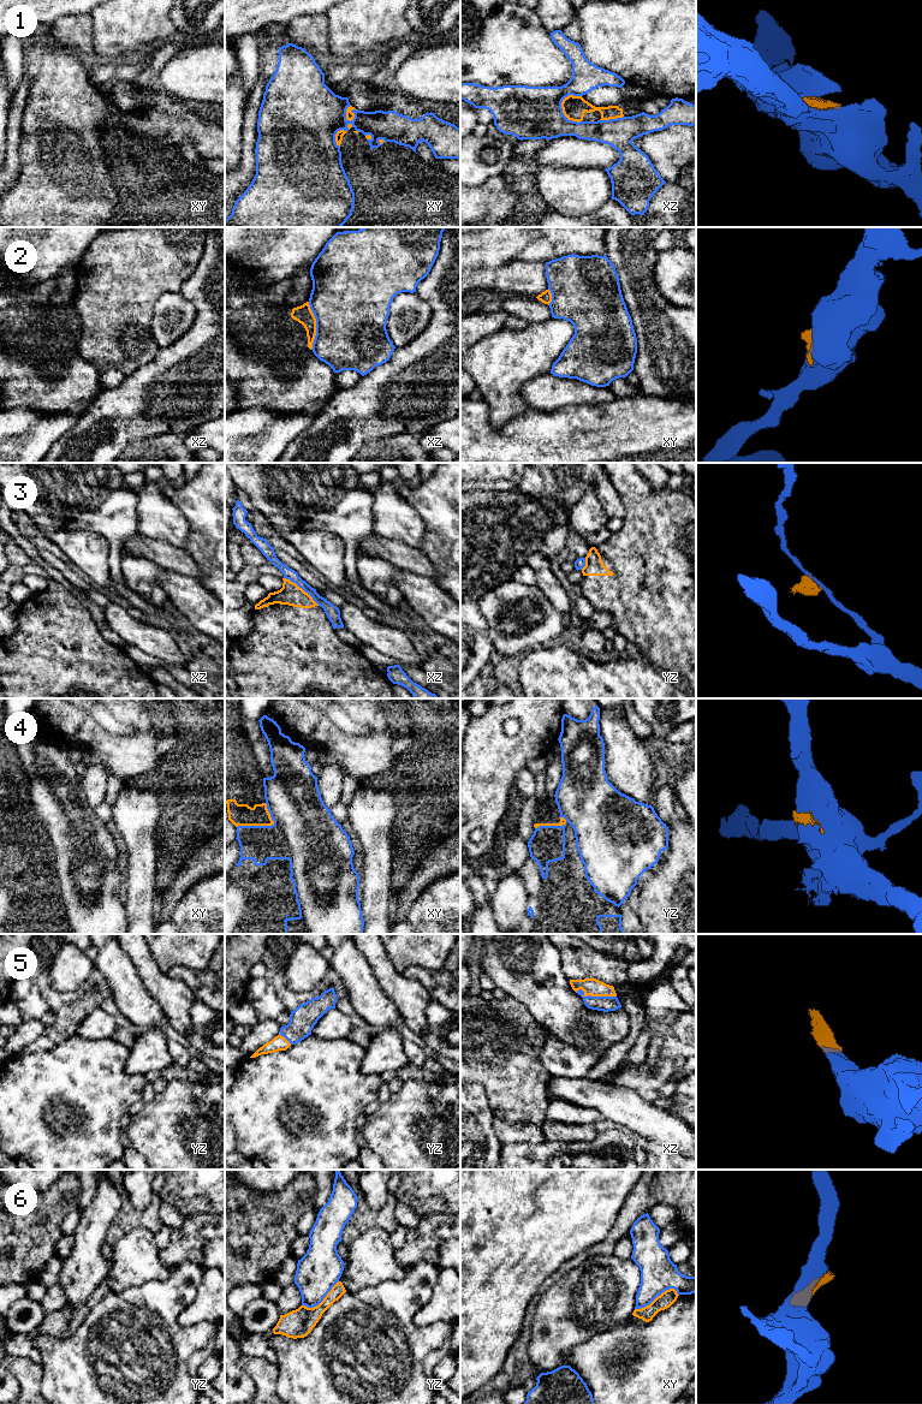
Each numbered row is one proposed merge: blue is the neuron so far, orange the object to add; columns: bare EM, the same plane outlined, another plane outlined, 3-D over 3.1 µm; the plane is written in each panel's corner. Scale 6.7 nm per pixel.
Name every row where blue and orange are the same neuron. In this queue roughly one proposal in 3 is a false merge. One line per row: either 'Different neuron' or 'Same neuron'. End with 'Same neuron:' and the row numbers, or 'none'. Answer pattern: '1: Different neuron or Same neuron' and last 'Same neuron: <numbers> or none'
1: Different neuron
2: Different neuron
3: Different neuron
4: Different neuron
5: Same neuron
6: Different neuron
Same neuron: 5

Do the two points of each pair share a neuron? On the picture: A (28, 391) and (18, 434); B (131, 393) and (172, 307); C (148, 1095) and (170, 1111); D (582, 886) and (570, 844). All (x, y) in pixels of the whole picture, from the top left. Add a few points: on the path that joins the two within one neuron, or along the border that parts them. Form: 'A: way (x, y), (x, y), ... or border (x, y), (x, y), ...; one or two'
A: border (12, 408), (34, 408), (52, 412); two
B: border (185, 333), (171, 344), (160, 347); two
C: border (156, 1094), (147, 1102); two
D: way (571, 875), (571, 855); one

